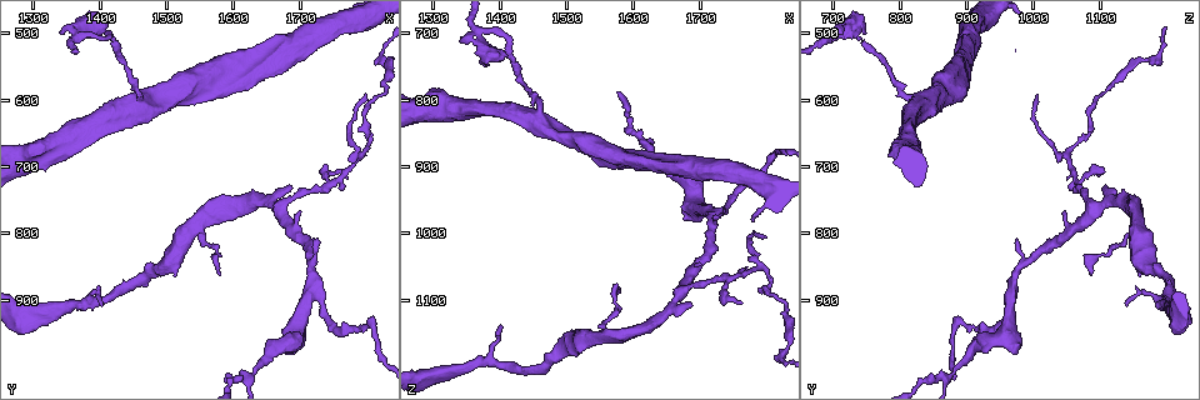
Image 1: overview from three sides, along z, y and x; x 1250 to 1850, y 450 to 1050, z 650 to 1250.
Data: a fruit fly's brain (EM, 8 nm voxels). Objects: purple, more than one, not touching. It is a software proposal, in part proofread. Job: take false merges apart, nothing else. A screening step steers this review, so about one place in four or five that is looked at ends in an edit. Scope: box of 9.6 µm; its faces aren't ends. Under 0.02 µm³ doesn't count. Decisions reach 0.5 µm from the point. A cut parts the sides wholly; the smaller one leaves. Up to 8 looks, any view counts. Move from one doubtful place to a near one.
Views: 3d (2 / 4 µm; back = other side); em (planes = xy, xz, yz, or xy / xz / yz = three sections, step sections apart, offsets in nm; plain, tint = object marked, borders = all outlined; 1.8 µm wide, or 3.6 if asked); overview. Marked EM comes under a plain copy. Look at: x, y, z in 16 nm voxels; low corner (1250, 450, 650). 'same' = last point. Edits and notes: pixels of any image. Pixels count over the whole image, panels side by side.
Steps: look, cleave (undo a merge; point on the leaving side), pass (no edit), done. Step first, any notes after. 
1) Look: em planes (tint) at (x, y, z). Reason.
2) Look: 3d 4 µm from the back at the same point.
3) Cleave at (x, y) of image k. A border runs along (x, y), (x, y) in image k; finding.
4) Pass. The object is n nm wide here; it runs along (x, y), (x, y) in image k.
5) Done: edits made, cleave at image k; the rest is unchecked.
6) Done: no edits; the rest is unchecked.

Look: em planes (tint) at (1675, 770, 1090). Arms part here.

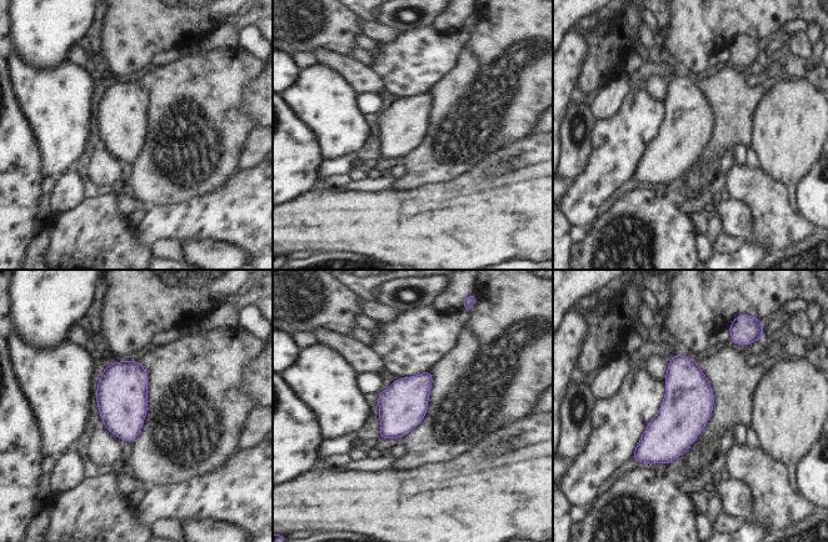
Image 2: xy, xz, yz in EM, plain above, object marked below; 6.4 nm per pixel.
Pass. Continuous, no second neuron.

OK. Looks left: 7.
Look: 3d 2 µm at (1795, 680, 1050). Sharp bend.

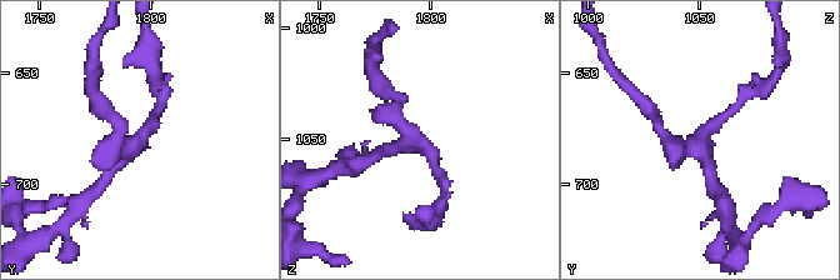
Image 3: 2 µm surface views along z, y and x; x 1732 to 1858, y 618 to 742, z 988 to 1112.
Look: em planes (tint) at (1791, 682, 1050). Now the EM.

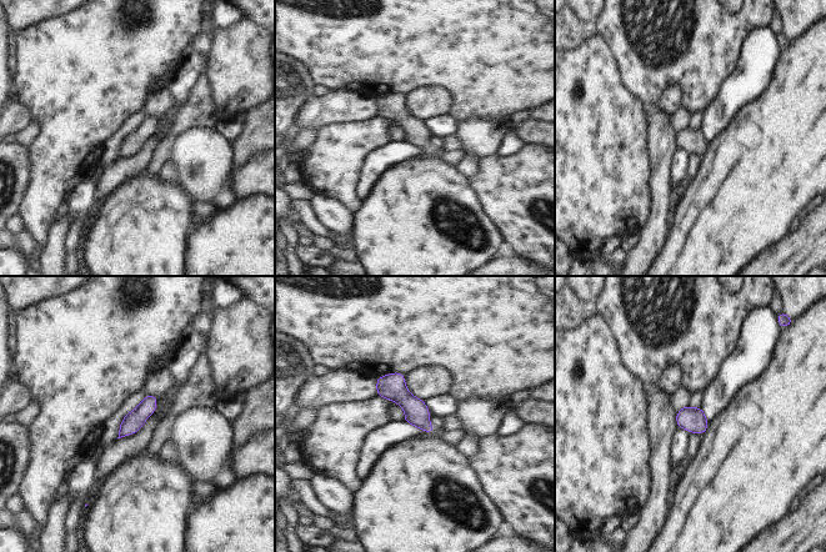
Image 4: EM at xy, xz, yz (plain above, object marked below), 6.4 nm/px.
Pass. All the same neuron.

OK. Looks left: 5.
Look: 3d 4 µm at (1540, 790, 1155). A fork.

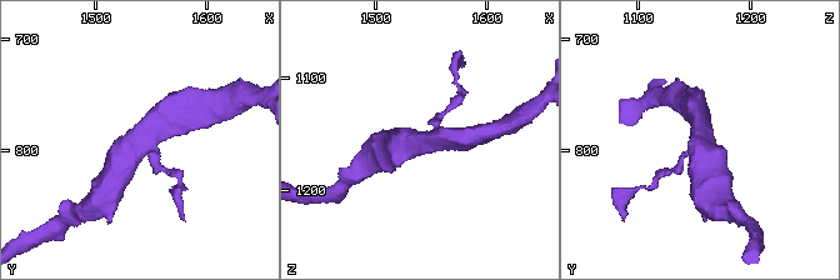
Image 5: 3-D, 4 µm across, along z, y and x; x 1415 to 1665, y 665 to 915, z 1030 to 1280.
Look: em planes (borders) at (1544, 788, 1154).

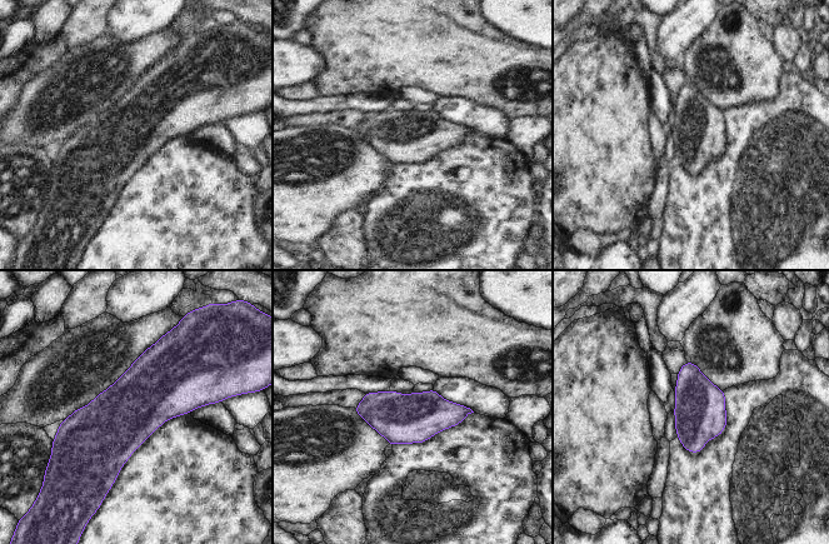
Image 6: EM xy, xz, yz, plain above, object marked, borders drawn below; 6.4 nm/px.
Pass. Continuous, no second neuron.

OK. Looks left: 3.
Done: no edits; the rest is unchecked.

